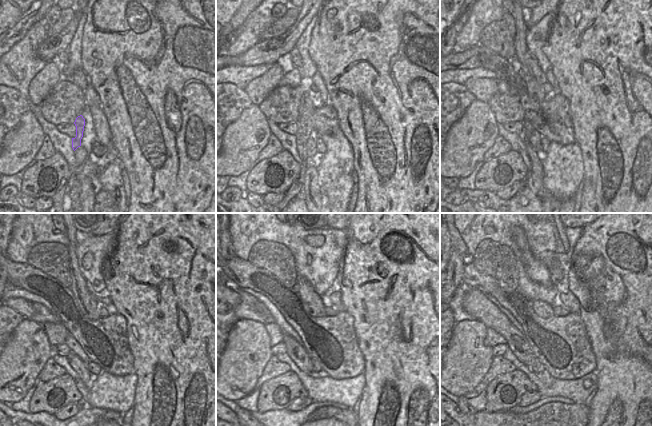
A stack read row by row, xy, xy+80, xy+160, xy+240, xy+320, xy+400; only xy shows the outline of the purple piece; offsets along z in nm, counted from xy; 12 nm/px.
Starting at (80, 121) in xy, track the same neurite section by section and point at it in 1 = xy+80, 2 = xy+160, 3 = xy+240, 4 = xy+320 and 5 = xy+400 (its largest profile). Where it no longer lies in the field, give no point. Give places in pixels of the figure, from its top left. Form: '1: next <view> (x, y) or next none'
1: next xy+80 (305, 120)
2: next xy+160 (535, 91)
3: next xy+240 (87, 302)
4: next xy+320 (316, 308)
5: next xy+400 (544, 310)

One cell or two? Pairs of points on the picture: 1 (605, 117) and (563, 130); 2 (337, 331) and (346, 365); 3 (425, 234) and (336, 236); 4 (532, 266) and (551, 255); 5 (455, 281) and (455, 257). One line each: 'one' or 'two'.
1: two
2: one
3: two
4: two
5: one

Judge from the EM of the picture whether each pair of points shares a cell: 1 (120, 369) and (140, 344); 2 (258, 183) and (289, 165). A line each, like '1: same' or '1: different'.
1: different
2: same

